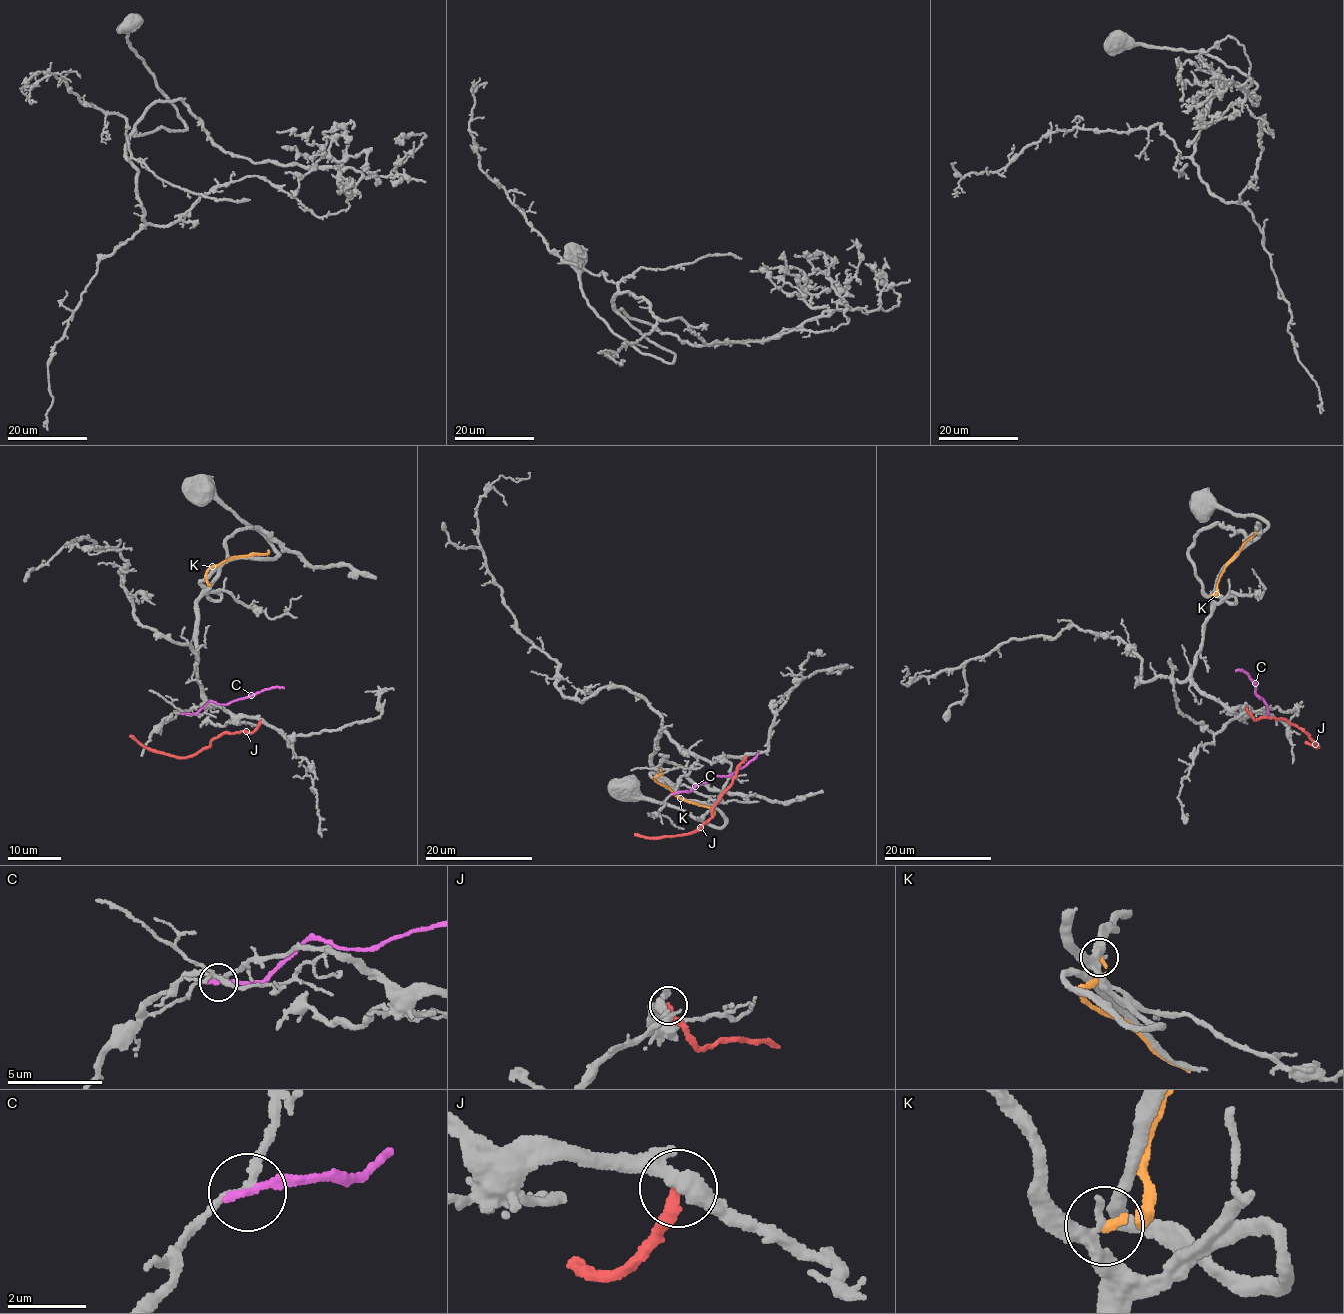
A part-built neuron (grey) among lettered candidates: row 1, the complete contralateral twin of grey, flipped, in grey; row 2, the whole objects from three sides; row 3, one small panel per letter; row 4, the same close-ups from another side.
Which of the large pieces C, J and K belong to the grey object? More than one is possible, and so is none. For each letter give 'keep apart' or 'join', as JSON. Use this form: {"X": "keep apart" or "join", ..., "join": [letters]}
{"C": "keep apart", "J": "keep apart", "K": "keep apart", "join": []}

